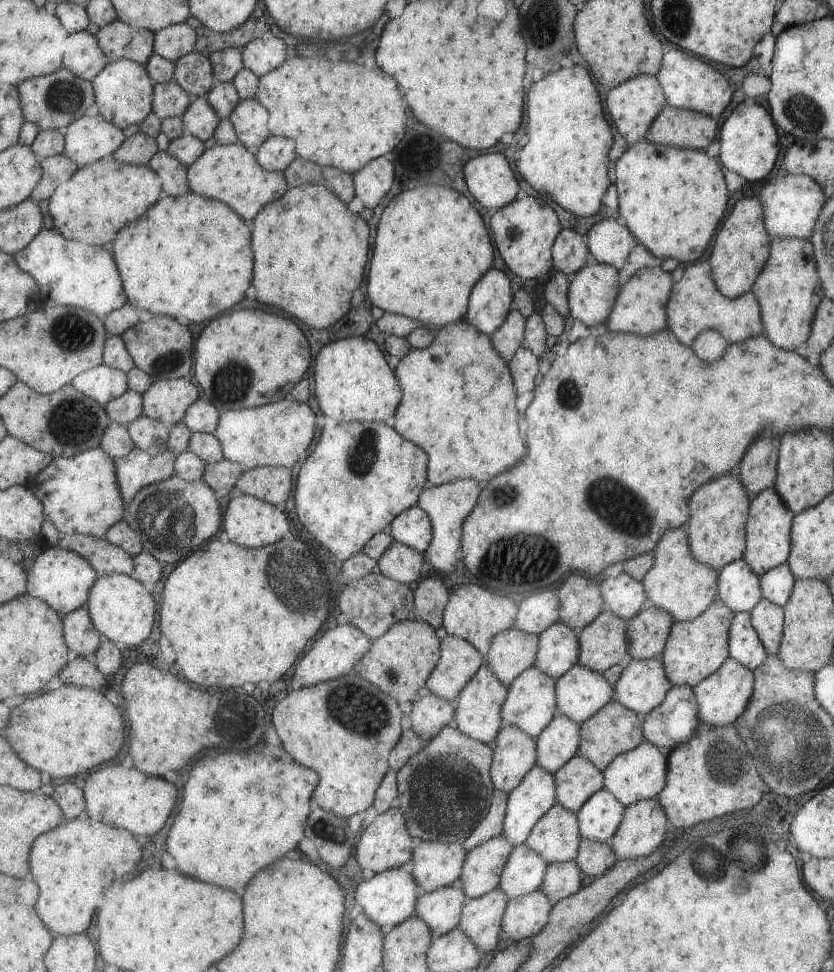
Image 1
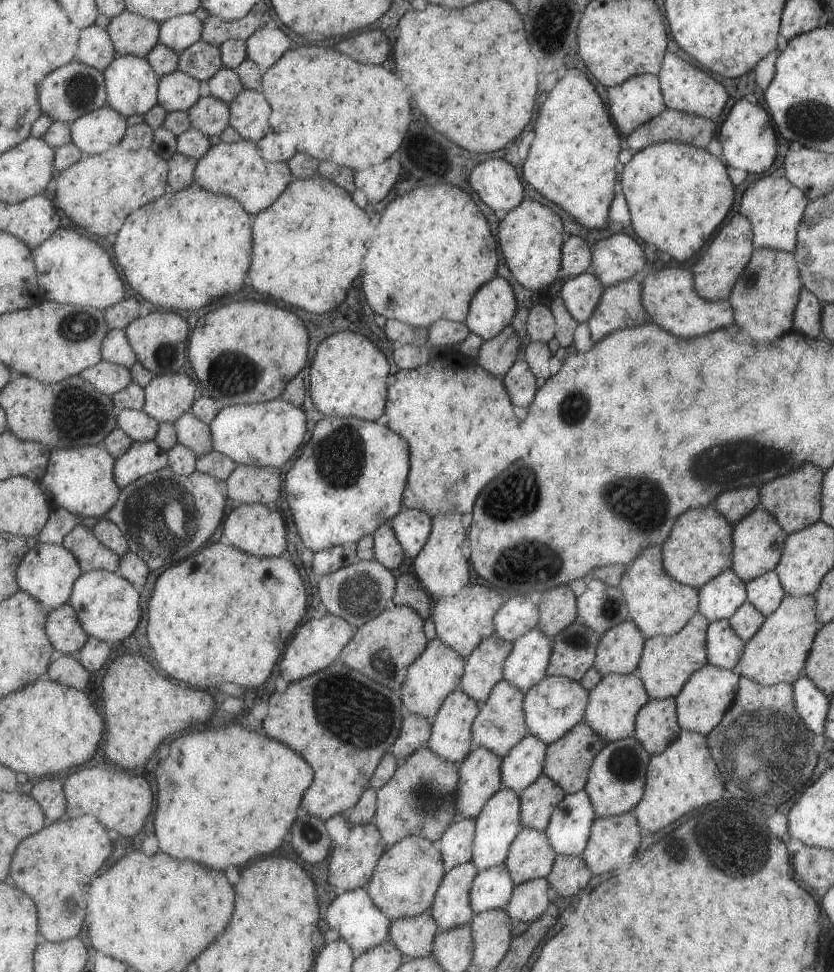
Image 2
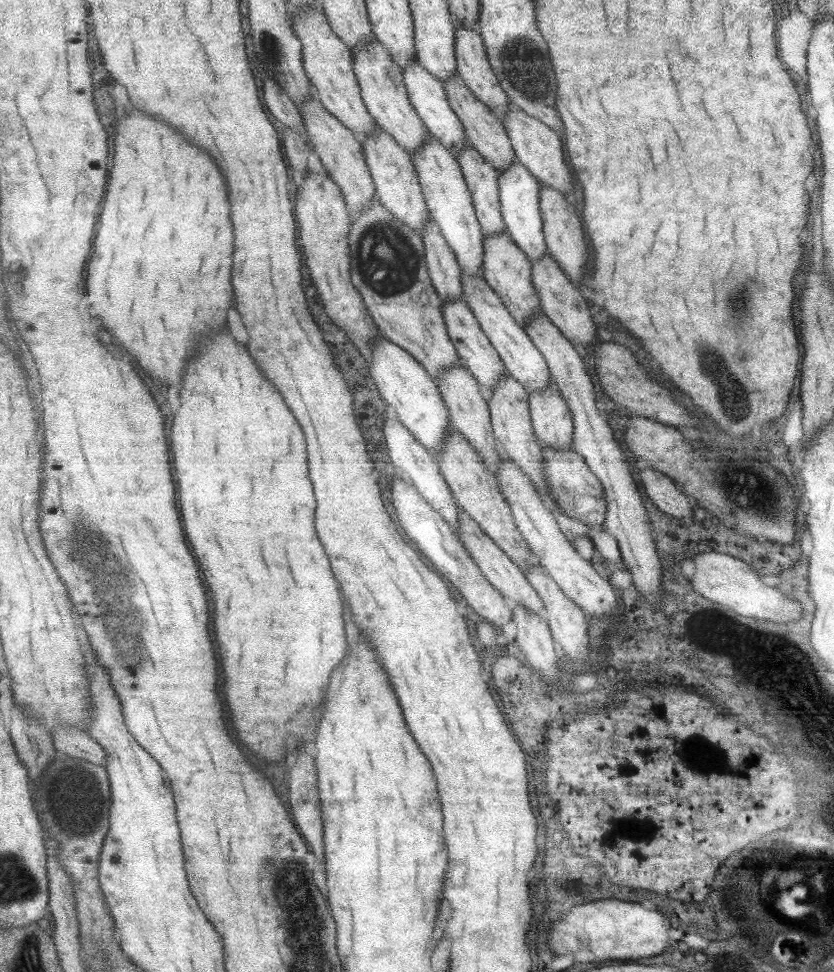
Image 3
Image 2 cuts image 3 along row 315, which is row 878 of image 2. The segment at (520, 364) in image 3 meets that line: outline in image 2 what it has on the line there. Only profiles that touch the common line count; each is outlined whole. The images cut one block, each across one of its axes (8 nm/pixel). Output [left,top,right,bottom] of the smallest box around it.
[470,863,516,914]

